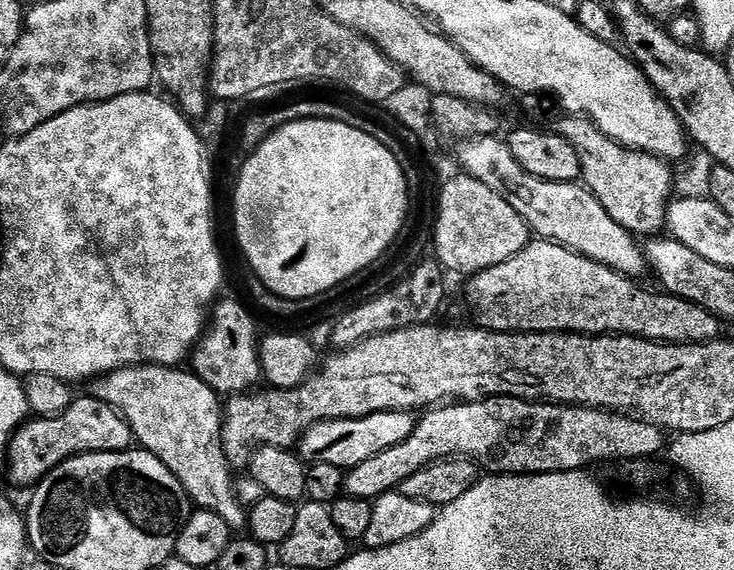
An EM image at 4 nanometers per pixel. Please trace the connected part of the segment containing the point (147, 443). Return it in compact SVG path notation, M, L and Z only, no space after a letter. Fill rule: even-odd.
M141 364L136 388L120 388L110 403L132 428L135 443L163 462L178 478L181 489L196 503L197 509L213 512L233 530L243 529L246 509L240 505L234 489L233 469L224 457L220 438L222 400L218 393L191 370L162 368Z

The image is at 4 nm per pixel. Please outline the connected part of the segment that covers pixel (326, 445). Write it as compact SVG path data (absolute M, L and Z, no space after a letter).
M379 412L362 418L318 422L300 436L298 455L305 465L325 464L347 470L374 458L374 454L382 454L382 450L390 450L390 446L398 446L414 430L416 421L410 412Z

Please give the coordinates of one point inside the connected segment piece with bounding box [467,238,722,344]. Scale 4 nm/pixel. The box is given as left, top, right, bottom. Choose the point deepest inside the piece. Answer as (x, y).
(545, 288)

